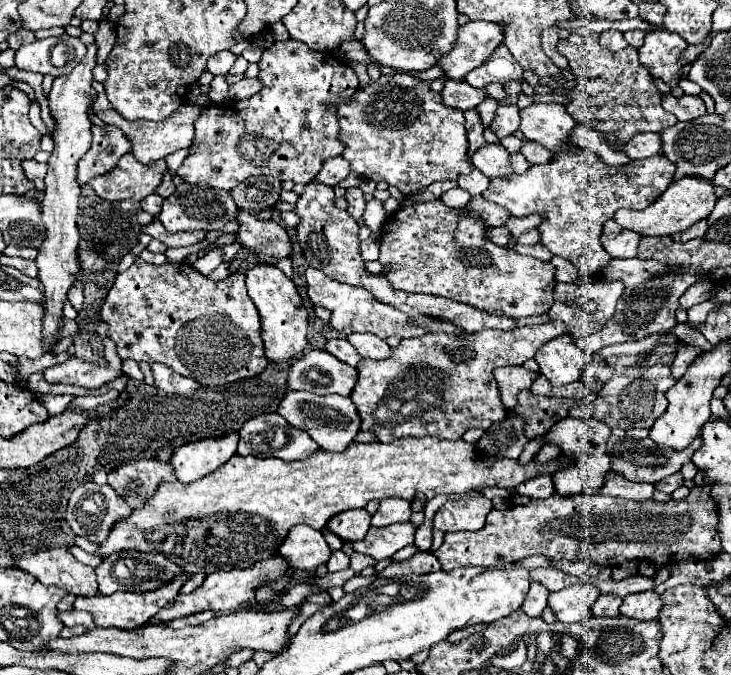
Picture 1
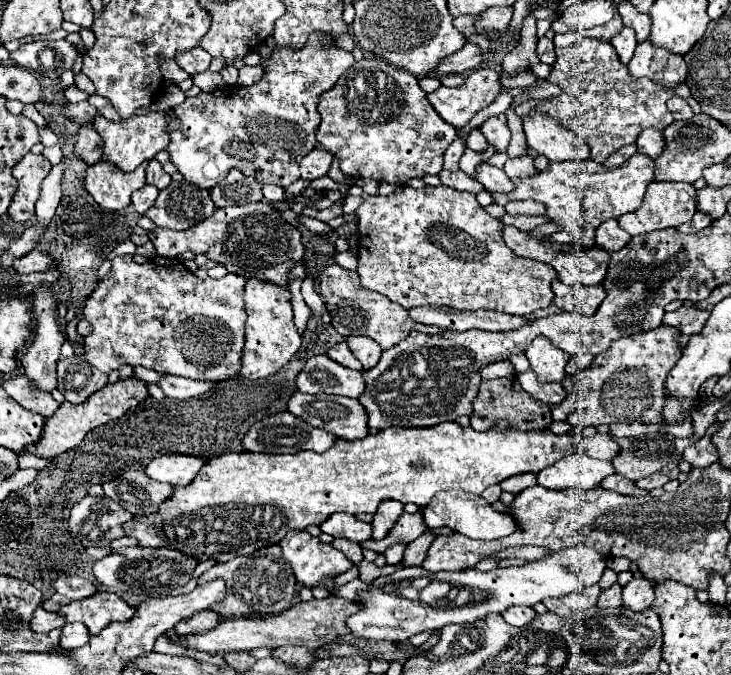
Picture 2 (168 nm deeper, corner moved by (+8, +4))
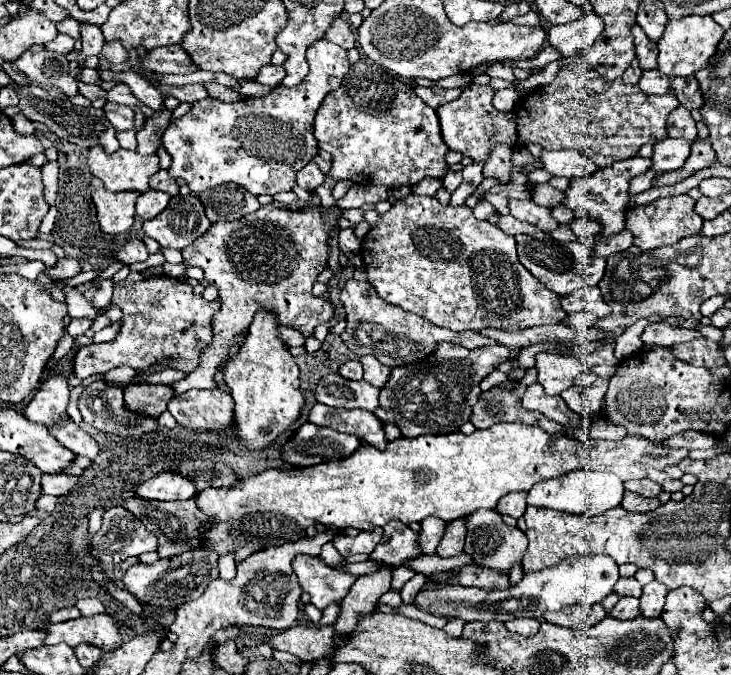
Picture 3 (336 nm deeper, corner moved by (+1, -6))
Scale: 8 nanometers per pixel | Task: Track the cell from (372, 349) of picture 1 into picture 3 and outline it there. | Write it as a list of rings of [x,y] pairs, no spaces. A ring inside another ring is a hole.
[[[363,356],[361,364],[363,364],[363,370],[365,370],[365,376],[363,376],[365,382],[369,382],[369,384],[373,384],[377,388],[383,388],[387,384],[389,372],[391,372],[389,366],[383,366],[373,356]]]

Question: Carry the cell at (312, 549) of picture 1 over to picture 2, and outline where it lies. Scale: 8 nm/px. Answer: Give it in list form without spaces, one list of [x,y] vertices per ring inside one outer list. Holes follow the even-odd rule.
[[[306,530],[286,534],[280,548],[282,556],[292,566],[296,580],[308,588],[314,588],[324,576],[344,574],[352,566],[352,562],[340,550],[336,550],[332,544],[320,542]]]

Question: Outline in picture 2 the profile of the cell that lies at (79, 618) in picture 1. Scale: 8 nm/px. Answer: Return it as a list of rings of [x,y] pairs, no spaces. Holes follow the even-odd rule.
[[[36,608],[32,620],[30,620],[30,628],[36,632],[50,632],[54,628],[62,628],[66,624],[66,620],[62,618],[60,612],[46,612],[44,608]]]

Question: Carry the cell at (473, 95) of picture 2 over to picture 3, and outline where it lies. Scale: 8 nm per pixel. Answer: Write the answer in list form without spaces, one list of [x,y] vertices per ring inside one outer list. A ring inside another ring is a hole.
[[[561,60],[551,62],[541,72],[531,74],[527,80],[515,80],[515,90],[529,90],[529,92],[519,96],[519,100],[515,102],[511,112],[499,112],[491,104],[491,98],[495,94],[495,90],[491,86],[469,84],[457,100],[447,102],[441,108],[437,108],[441,138],[447,144],[447,148],[455,150],[455,152],[461,152],[463,156],[471,158],[473,162],[487,162],[489,152],[497,144],[507,144],[509,148],[513,148],[513,146],[519,146],[519,148],[523,146],[525,148],[527,144],[539,144],[543,150],[575,148],[581,154],[585,154],[587,158],[591,158],[597,166],[605,168],[605,166],[611,166],[617,160],[637,156],[639,148],[643,144],[647,144],[649,140],[667,138],[667,130],[665,130],[667,116],[669,116],[671,110],[675,110],[679,106],[679,100],[673,94],[647,96],[647,94],[641,92],[639,86],[625,86],[621,80],[607,82],[597,72],[589,72],[589,70],[583,72],[579,66],[561,68],[561,70],[559,70],[559,66],[561,66]]]

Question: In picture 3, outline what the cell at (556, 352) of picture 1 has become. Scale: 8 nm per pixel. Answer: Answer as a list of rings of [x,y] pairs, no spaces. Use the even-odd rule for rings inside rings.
[[[541,352],[537,354],[535,368],[545,392],[549,396],[559,396],[563,390],[575,384],[575,380],[587,370],[587,364],[571,356],[555,356],[549,352]]]

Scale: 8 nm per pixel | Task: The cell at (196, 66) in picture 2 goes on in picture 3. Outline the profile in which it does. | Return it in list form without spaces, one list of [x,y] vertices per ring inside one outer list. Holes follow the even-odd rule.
[[[177,46],[177,48],[155,48],[153,52],[147,52],[139,58],[141,68],[147,68],[151,72],[159,74],[187,74],[195,72],[195,64],[191,62],[189,54]]]

